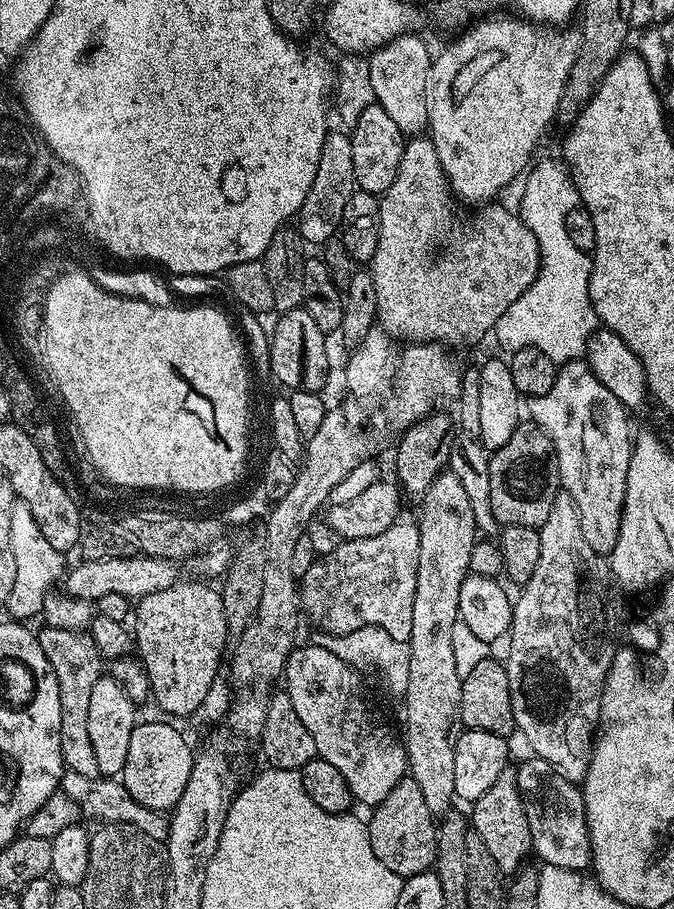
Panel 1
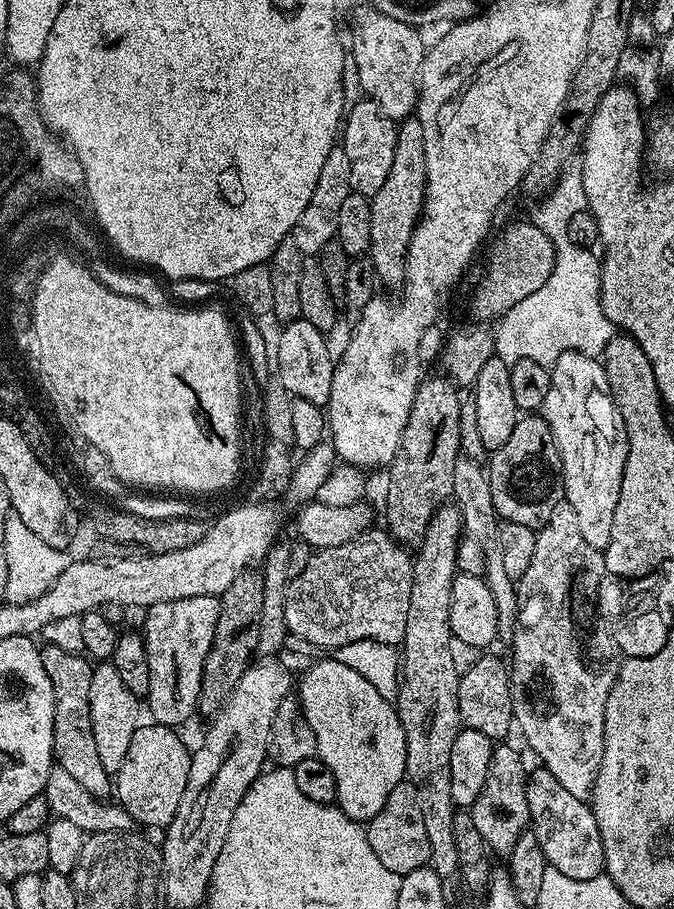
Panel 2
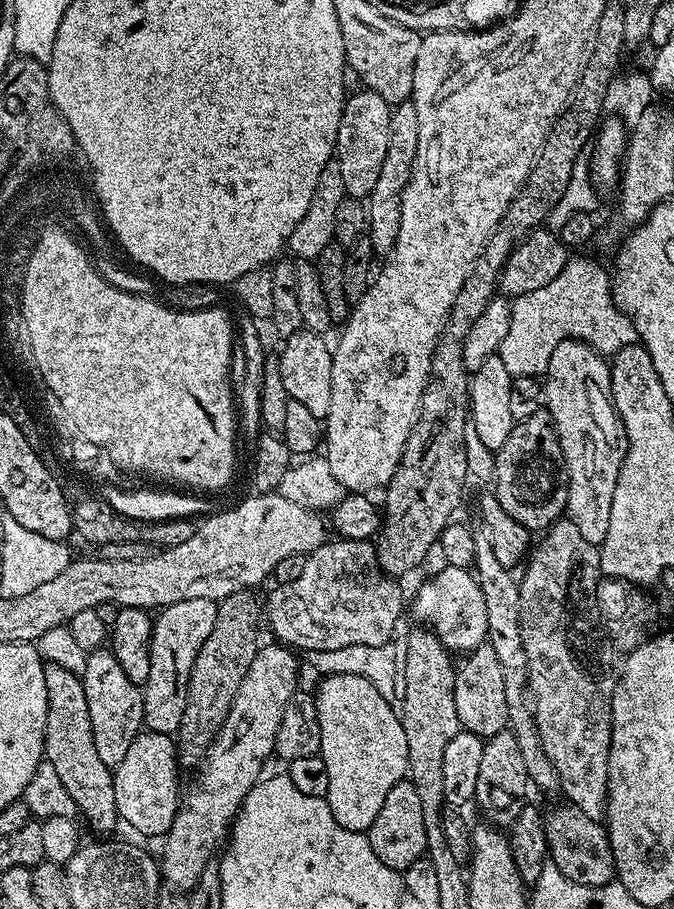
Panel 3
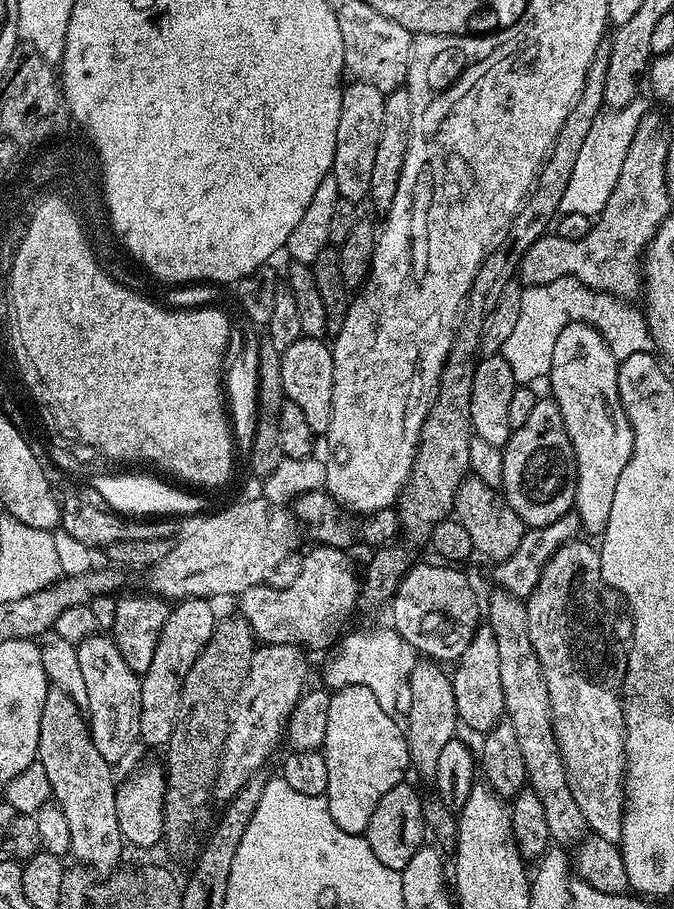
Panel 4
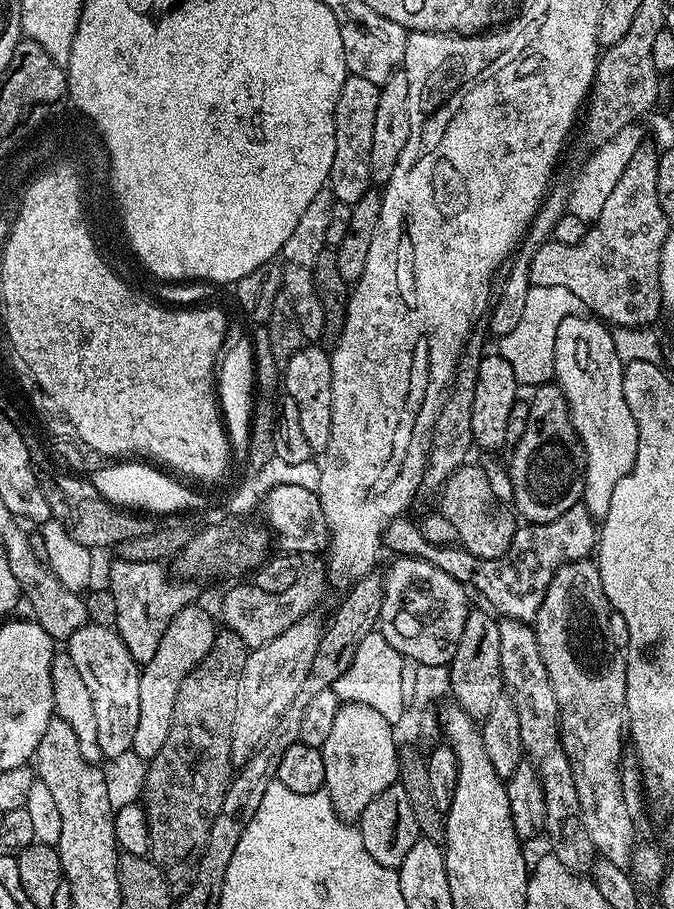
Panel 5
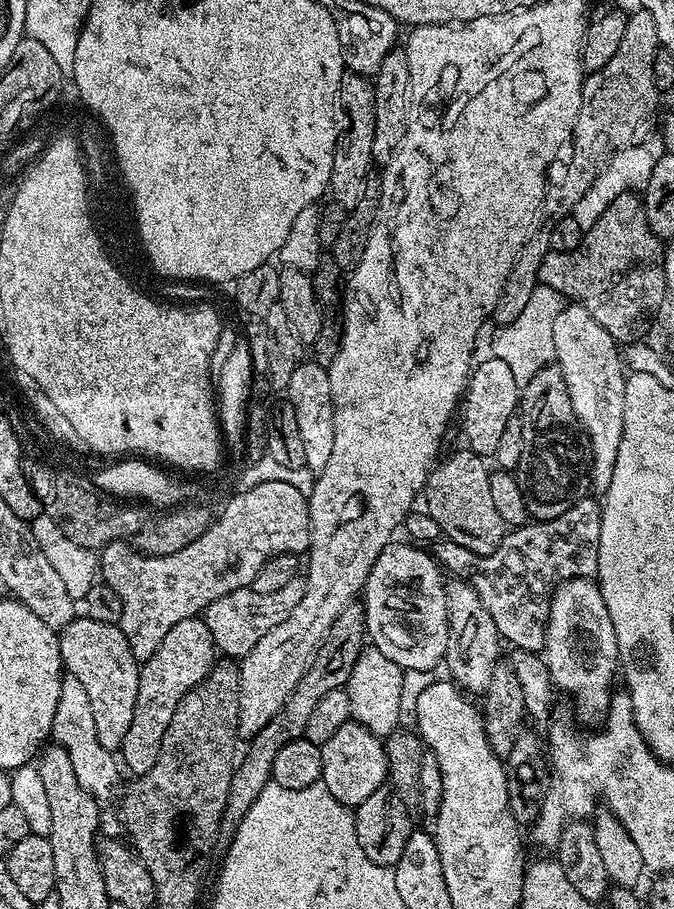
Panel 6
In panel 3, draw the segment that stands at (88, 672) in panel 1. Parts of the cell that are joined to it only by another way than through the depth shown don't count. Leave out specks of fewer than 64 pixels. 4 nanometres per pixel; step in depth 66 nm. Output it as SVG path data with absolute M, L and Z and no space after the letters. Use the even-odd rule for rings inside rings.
M45 663L46 694L48 695L48 713L44 727L44 760L58 770L62 786L70 790L74 798L76 811L93 828L96 834L108 834L118 817L115 808L113 769L98 758L98 749L94 747L94 730L90 726L90 706L86 706L84 681L62 666Z

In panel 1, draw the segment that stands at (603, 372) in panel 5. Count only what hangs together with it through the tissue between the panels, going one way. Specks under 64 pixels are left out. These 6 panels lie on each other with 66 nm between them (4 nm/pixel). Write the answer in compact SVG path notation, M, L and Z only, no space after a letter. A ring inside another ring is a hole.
M579 359L563 365L556 373L554 391L531 397L526 412L554 446L560 483L577 507L582 538L599 556L611 557L622 526L626 470L630 470L634 443L634 428L628 425L629 409L598 382L588 363Z

